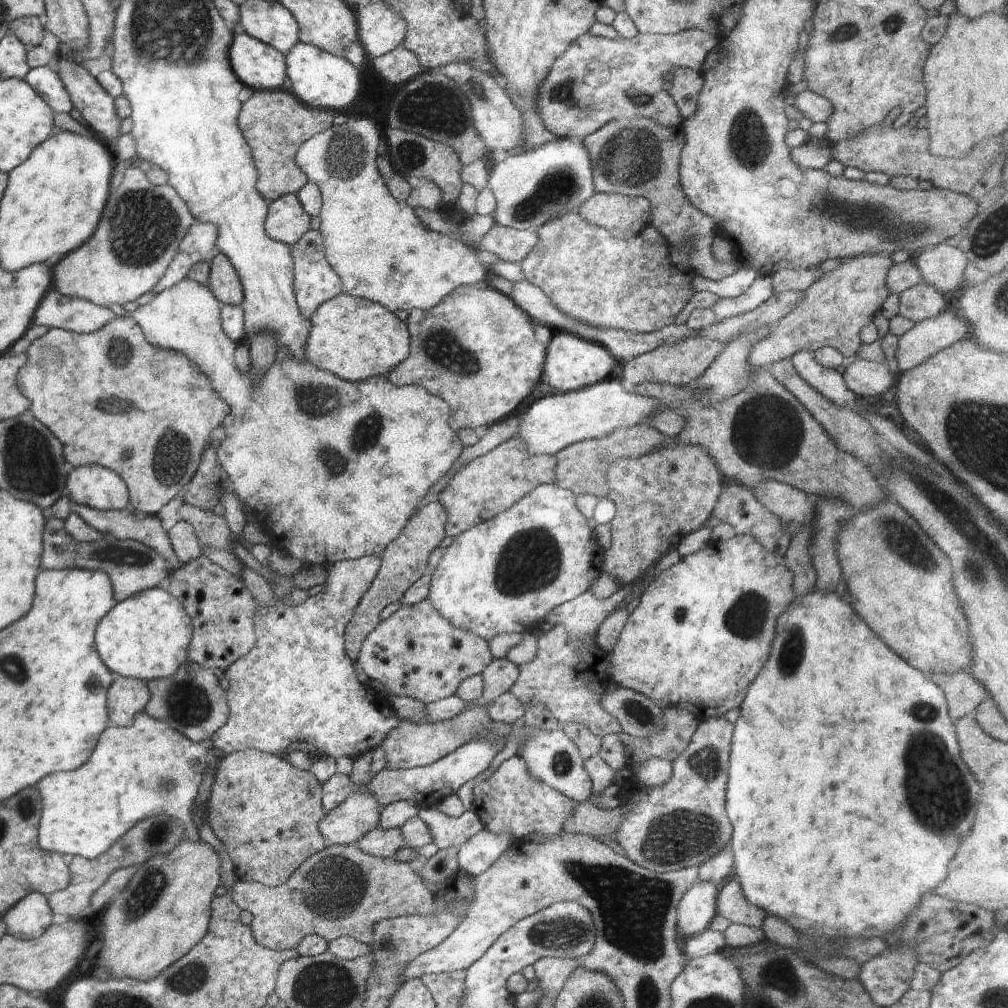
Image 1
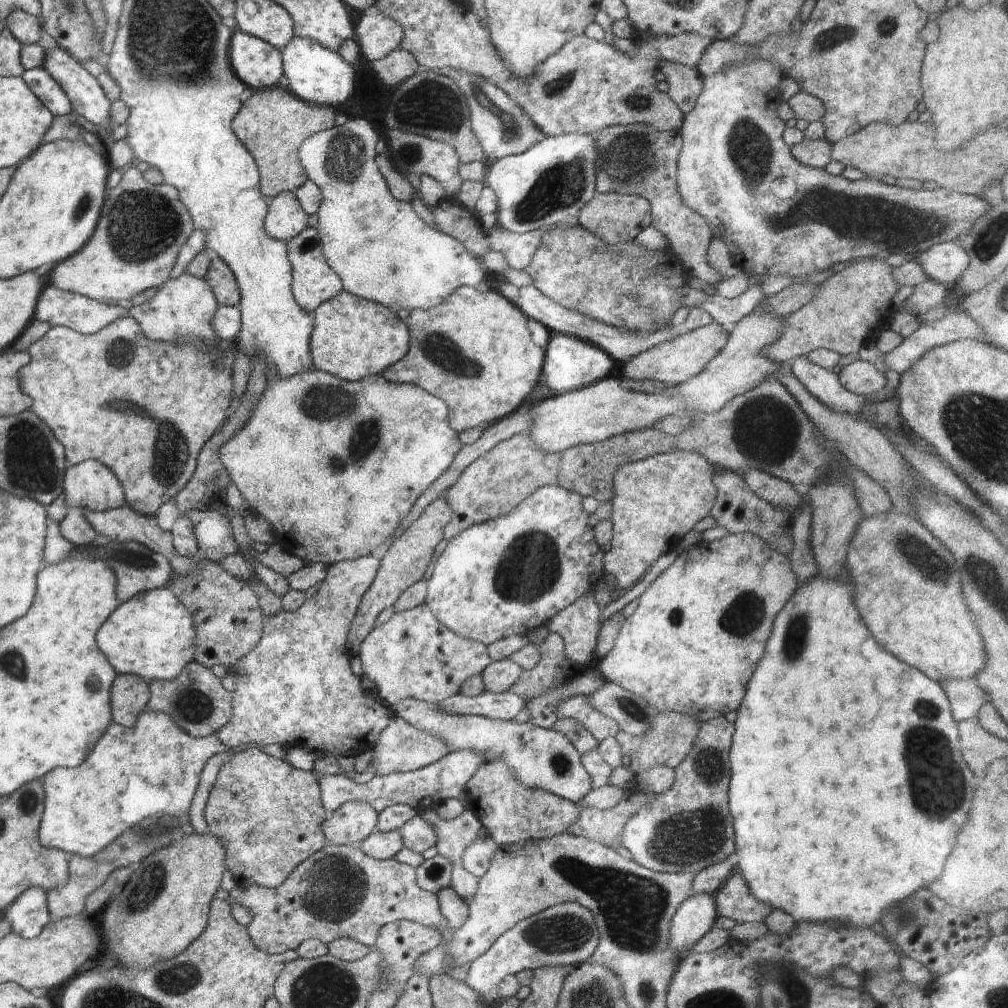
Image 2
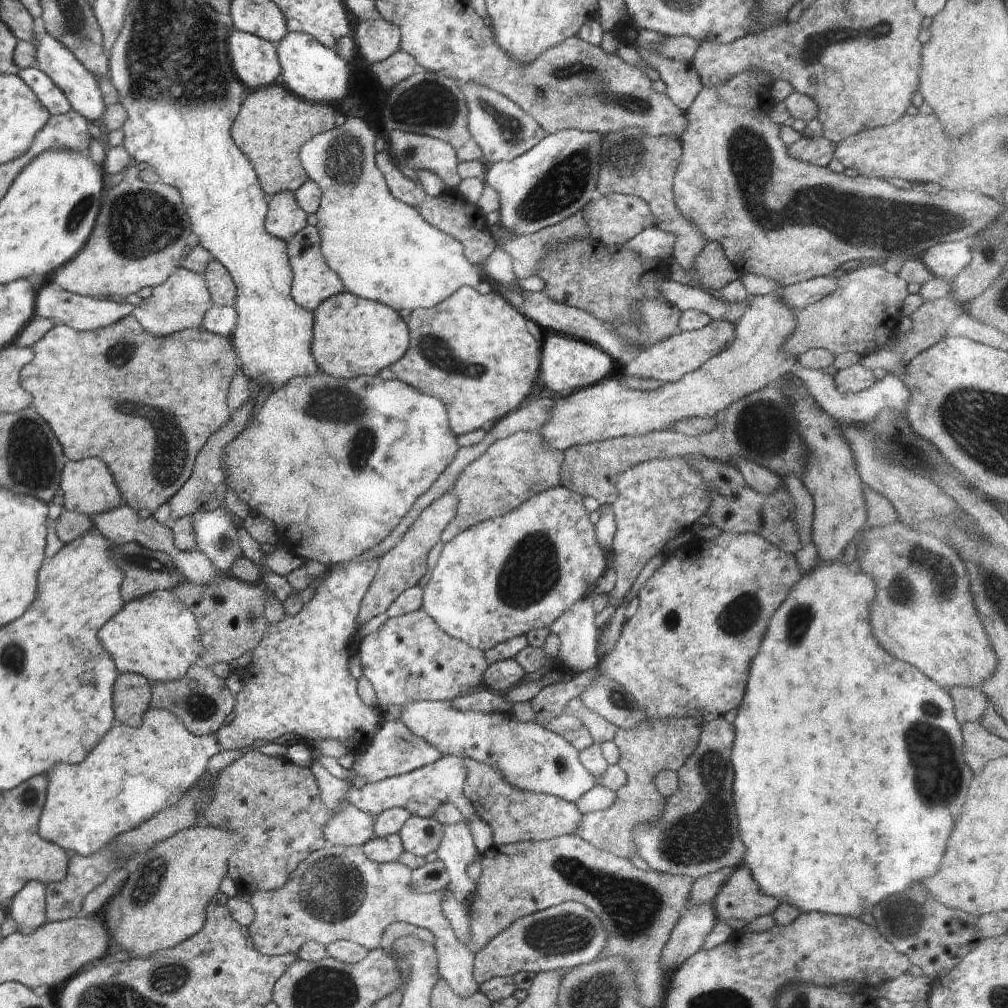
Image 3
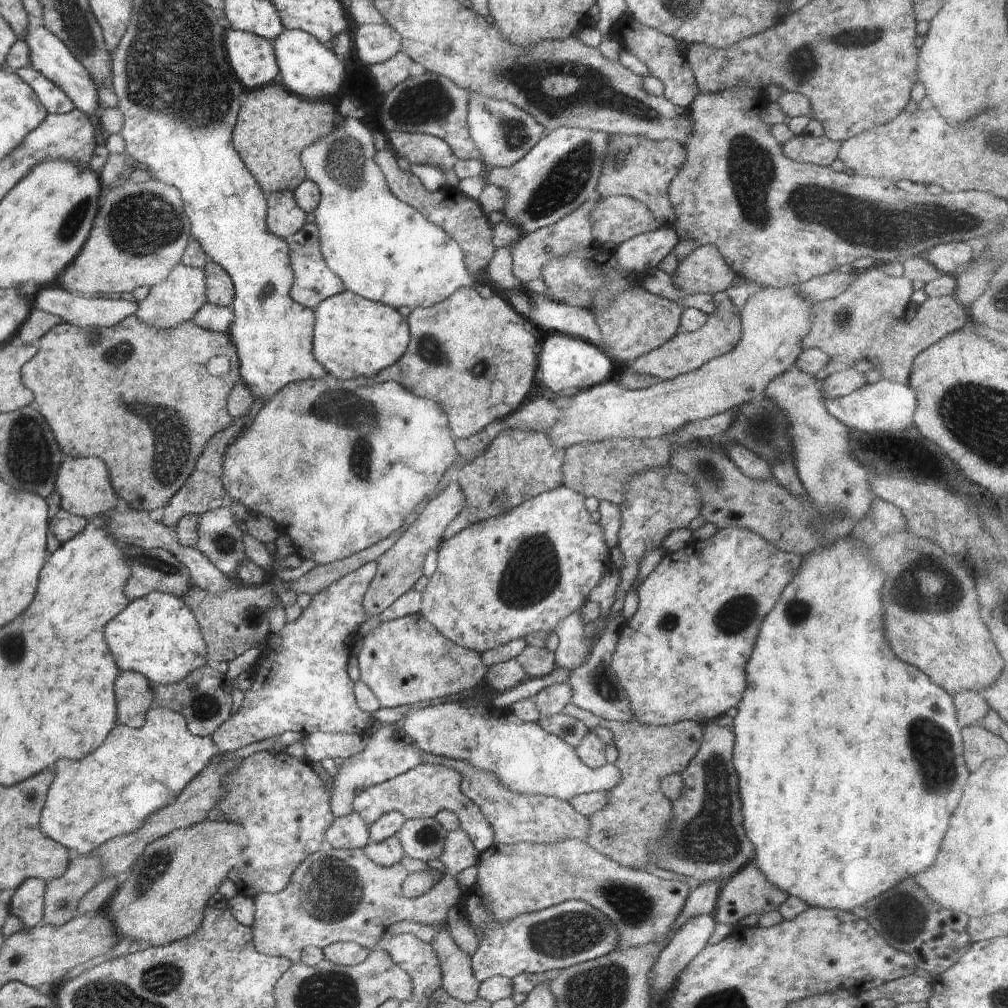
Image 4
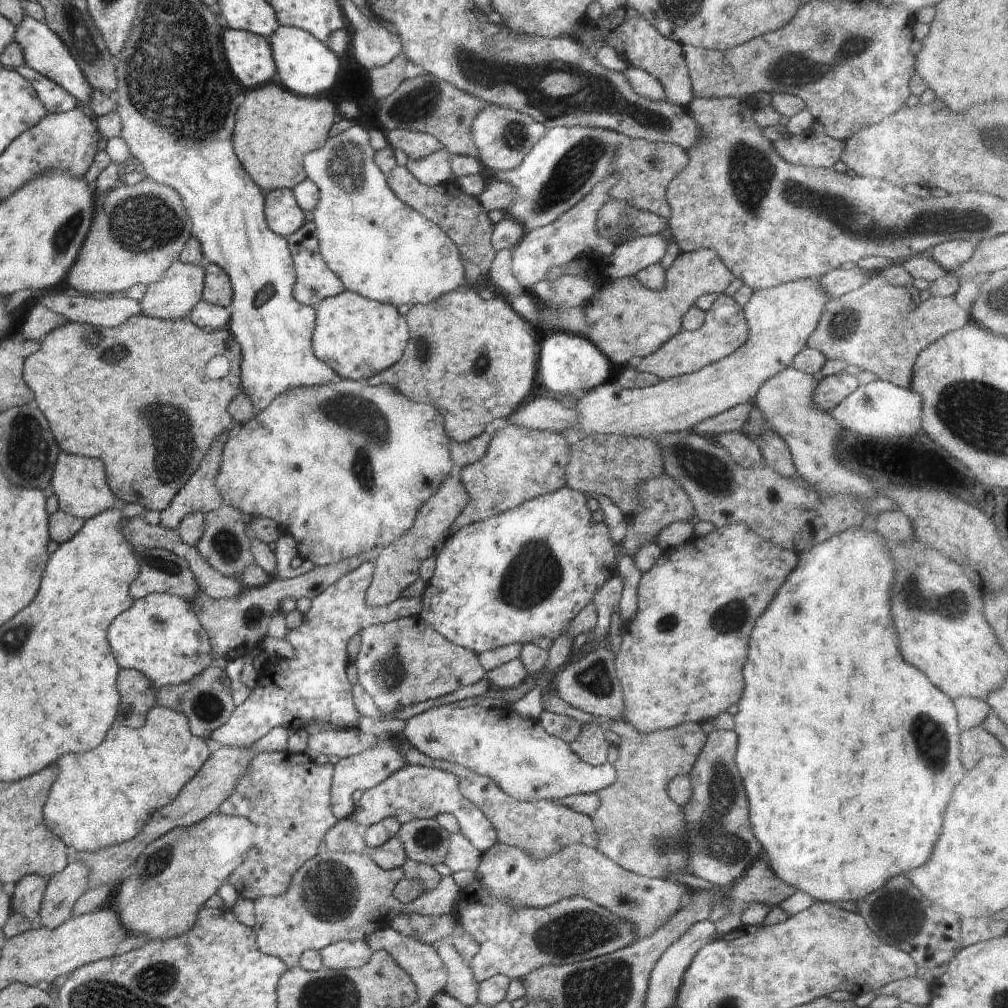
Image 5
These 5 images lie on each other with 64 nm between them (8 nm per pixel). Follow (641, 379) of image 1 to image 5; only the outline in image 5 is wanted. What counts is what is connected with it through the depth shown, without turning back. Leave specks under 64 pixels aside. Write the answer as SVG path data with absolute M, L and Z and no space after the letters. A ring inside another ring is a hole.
M726 294L718 295L714 304L705 313L704 324L696 330L680 330L672 338L662 343L652 354L633 362L633 366L640 372L669 379L691 372L698 372L704 366L714 364L730 356L744 342L748 342L748 329L743 307Z

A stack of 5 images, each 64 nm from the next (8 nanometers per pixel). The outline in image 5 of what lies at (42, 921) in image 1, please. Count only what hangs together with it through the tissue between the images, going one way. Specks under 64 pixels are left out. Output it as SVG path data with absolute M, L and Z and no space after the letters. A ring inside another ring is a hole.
M26 875L11 888L12 904L16 913L28 918L34 925L39 918L40 906L49 881L48 876Z

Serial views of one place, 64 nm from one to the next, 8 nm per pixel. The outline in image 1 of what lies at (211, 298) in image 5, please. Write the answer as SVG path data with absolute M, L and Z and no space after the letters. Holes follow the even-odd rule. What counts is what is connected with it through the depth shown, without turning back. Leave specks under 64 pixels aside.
M216 252L210 261L207 286L223 305L240 306L244 291L240 276L224 254Z

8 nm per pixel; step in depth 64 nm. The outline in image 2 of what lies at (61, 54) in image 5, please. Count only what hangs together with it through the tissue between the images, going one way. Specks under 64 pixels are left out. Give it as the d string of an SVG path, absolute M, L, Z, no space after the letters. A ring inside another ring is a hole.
M59 45L46 49L44 52L46 52L46 60L44 60L42 67L46 68L46 72L49 72L50 76L53 76L60 88L64 90L64 94L69 98L72 111L86 118L97 128L102 126L101 134L105 138L112 129L110 124L112 102L107 93L103 91L102 85L96 80L95 71L85 69L82 63Z

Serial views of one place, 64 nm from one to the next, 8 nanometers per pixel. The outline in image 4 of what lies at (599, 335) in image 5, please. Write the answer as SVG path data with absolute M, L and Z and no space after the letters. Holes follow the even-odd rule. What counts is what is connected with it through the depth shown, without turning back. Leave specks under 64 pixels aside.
M712 245L694 248L678 266L672 282L684 296L688 294L726 292L737 274L724 262ZM631 286L614 300L612 306L593 313L600 328L600 336L608 344L608 355L628 362L656 350L678 333L681 316L686 308L674 300L660 299L643 287Z

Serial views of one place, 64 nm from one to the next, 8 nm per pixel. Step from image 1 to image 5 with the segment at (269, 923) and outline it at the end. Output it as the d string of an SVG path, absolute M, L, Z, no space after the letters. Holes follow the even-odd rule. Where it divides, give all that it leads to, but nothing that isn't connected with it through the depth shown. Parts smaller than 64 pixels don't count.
M321 849L294 873L284 896L253 899L256 944L262 954L277 956L292 968L307 950L318 952L344 939L367 942L376 930L390 926L400 914L449 916L454 913L461 889L451 876L442 876L438 888L402 904L394 898L392 890L404 877L402 867L384 870L365 853ZM449 941L434 942L433 947L448 970L448 984L444 992L468 1006L478 1003L478 981L472 976L469 962L458 954Z

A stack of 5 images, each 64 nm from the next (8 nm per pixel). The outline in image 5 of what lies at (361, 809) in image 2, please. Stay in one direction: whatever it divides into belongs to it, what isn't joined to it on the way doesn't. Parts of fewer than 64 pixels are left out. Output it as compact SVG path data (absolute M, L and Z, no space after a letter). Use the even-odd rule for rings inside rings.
M346 819L337 820L336 824L324 835L323 842L323 849L330 852L364 854L368 847L364 842L363 831L358 831L356 824Z

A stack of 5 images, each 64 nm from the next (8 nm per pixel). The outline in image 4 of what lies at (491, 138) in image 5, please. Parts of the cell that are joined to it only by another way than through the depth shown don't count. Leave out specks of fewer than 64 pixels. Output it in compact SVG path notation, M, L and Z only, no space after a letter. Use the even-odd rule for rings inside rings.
M470 92L468 128L474 144L480 151L480 161L486 166L510 168L520 162L526 153L546 134L545 128L521 108L505 100Z

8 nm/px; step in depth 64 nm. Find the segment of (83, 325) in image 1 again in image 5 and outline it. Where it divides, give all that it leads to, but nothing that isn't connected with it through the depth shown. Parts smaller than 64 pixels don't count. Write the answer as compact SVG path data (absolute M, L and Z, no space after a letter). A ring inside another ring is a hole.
M49 290L40 298L40 305L63 316L70 323L92 324L114 328L124 324L132 315L140 315L140 301L112 296L99 300L90 295L70 296Z

